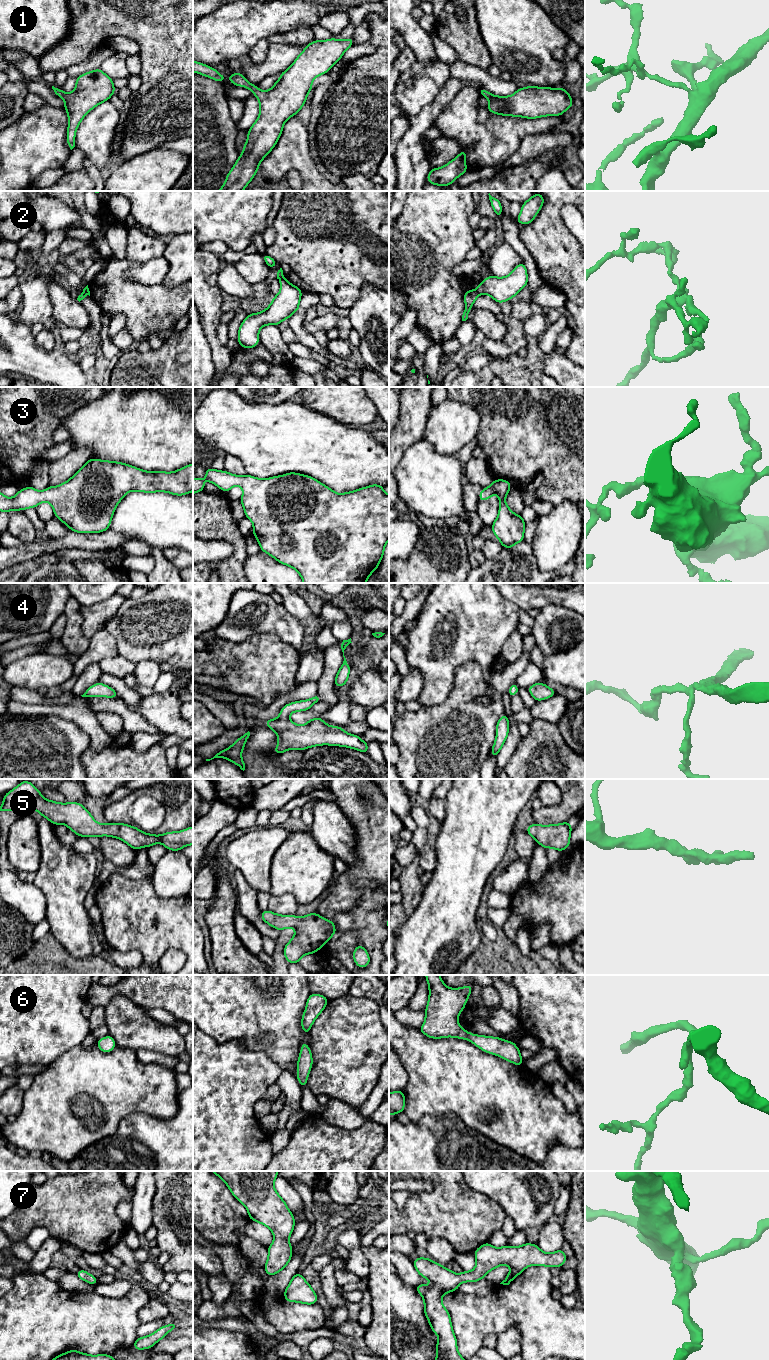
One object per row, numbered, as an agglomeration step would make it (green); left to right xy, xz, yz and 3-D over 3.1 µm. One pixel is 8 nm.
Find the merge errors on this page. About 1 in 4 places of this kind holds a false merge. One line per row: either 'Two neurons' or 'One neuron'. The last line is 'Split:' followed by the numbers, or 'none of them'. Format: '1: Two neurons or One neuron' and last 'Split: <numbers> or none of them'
1: One neuron
2: Two neurons
3: One neuron
4: One neuron
5: One neuron
6: One neuron
7: One neuron
Split: 2

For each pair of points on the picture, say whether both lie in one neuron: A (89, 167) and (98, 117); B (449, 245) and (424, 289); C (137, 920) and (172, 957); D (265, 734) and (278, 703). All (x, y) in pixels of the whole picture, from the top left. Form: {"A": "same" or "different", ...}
{"A": "different", "B": "same", "C": "different", "D": "different"}

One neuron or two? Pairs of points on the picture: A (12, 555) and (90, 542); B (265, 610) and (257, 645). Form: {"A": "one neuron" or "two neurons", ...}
{"A": "one neuron", "B": "two neurons"}

